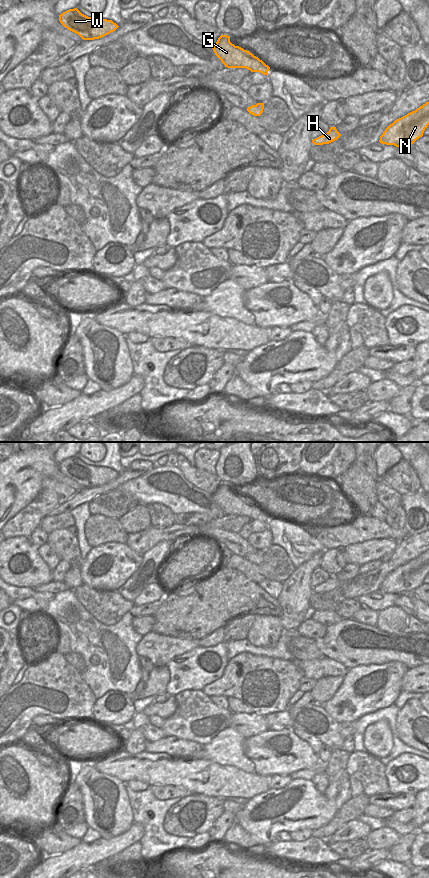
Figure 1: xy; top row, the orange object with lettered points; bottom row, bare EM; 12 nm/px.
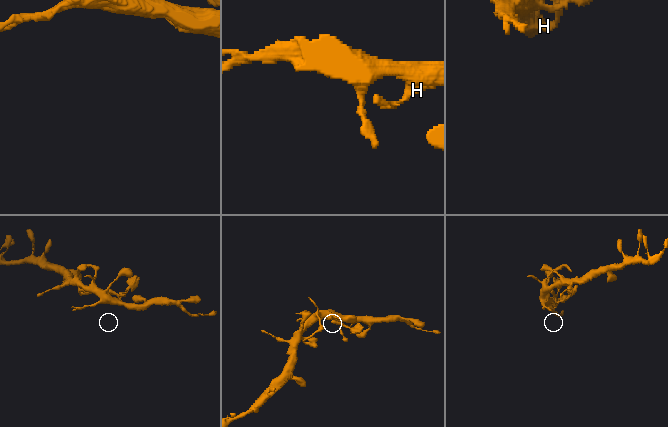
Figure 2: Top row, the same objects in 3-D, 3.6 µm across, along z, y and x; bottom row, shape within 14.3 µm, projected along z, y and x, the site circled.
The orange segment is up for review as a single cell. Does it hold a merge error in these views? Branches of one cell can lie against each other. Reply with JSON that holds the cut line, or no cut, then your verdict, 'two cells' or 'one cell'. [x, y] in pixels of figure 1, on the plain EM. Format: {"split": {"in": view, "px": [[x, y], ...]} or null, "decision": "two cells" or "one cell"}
{"split": null, "decision": "one cell"}

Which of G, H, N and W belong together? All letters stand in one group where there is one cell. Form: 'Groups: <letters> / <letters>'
Groups: G H N W

